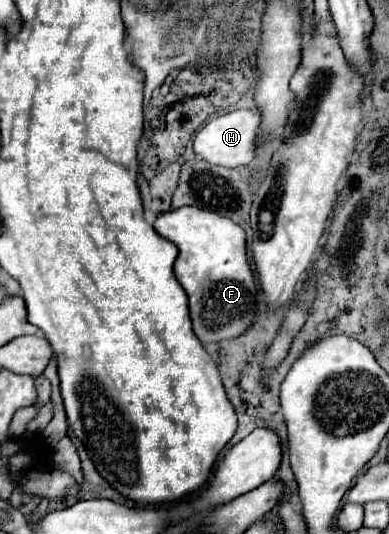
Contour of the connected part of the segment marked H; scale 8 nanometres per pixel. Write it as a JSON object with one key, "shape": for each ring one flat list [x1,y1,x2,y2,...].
{"shape":[[237,109,225,115,219,115,211,119,203,129,195,135,193,151,197,157,201,157,207,163,221,165,221,167,239,167,239,165,249,165,253,161,253,145,257,139,257,127,259,127,259,111,247,111,247,109]]}

